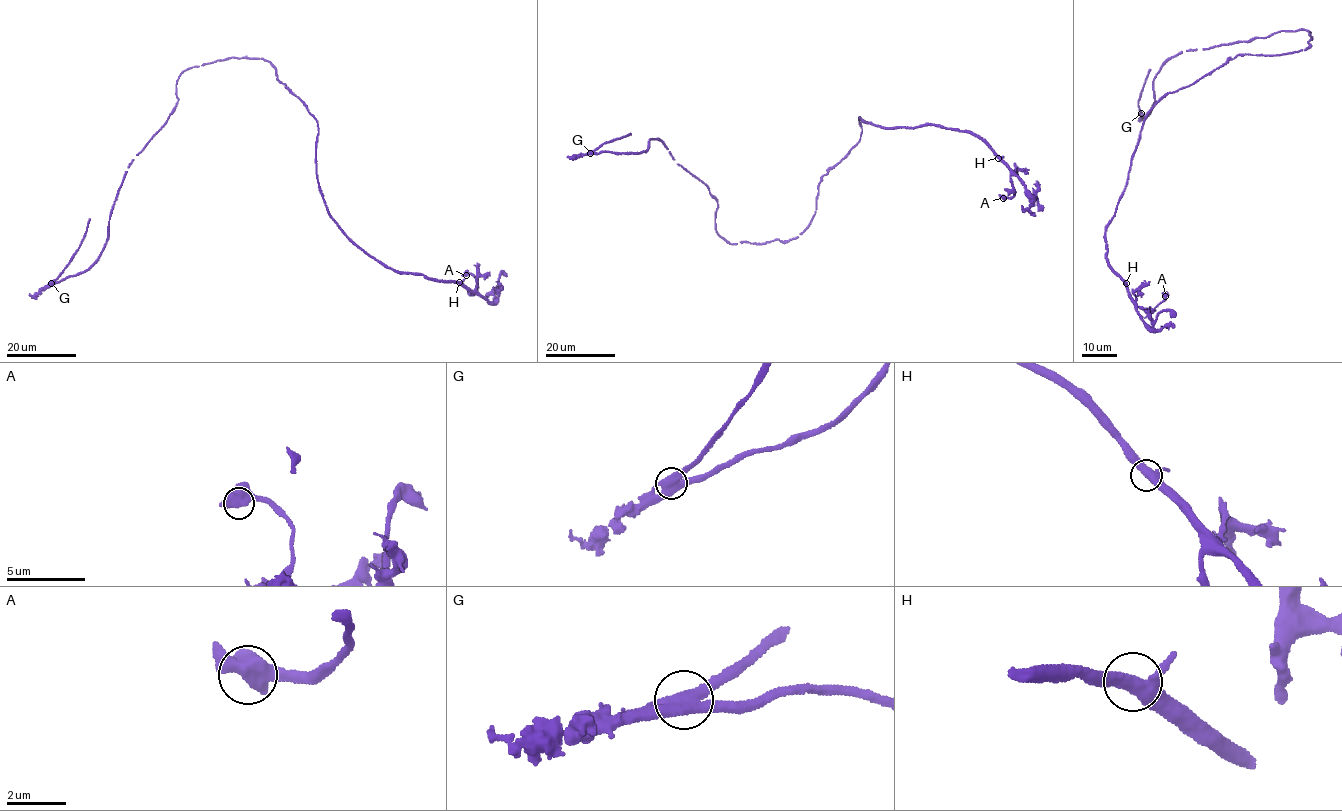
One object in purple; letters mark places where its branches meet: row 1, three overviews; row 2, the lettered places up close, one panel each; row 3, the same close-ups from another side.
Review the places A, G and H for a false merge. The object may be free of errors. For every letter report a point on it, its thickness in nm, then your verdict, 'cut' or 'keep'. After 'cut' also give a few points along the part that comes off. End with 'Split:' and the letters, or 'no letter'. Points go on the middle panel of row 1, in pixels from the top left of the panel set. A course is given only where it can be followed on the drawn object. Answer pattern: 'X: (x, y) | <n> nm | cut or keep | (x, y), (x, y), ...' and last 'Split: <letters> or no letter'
A: (1003, 198) | 480 nm | keep
G: (590, 153) | 440 nm | cut | (590, 153), (600, 145), (631, 134)
H: (998, 158) | 420 nm | keep
Split: G

